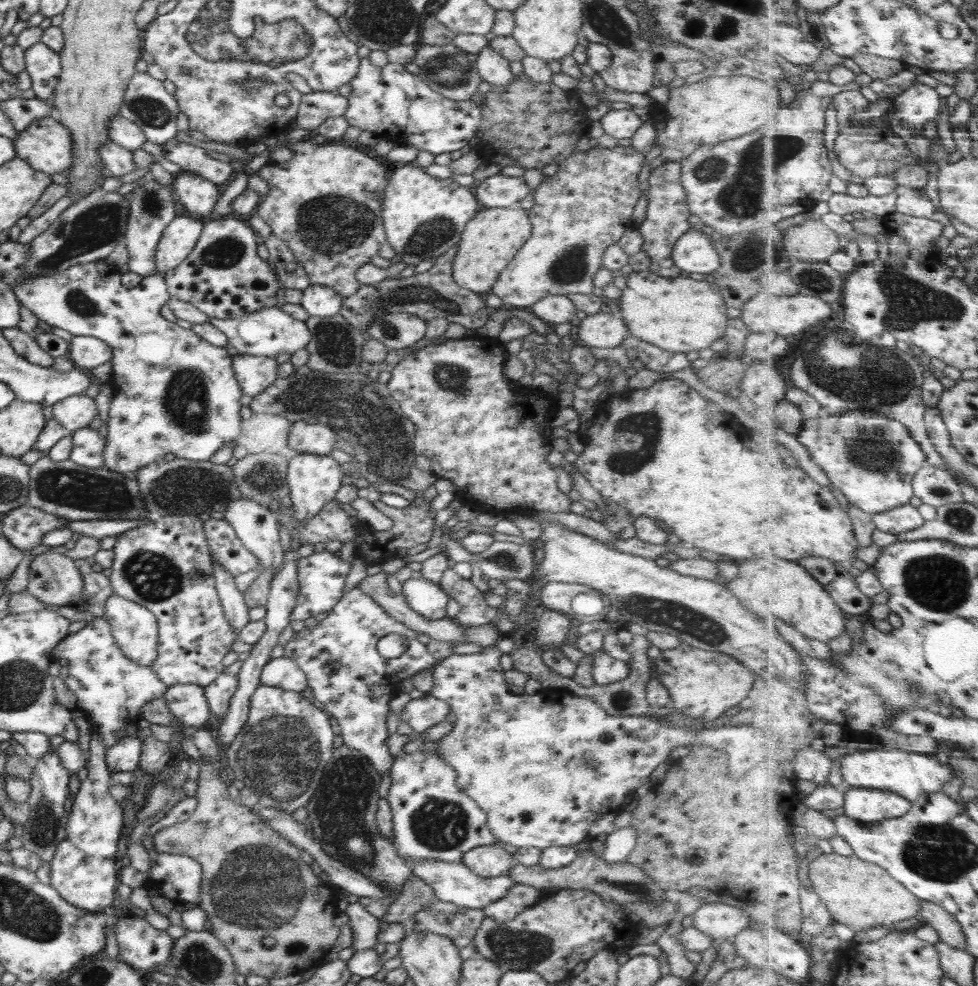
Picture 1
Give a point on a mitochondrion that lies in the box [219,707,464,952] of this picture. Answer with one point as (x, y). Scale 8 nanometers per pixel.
(280, 753)

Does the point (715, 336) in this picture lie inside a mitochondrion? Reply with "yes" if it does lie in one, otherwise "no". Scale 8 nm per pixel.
no

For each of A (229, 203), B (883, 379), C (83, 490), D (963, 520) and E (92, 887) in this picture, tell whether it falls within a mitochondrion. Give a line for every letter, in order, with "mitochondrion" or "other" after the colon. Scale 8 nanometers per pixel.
A: other
B: mitochondrion
C: mitochondrion
D: mitochondrion
E: other

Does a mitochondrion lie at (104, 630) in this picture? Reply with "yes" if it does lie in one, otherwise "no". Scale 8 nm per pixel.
no

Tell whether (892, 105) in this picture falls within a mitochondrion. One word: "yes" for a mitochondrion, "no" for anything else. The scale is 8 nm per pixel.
no

